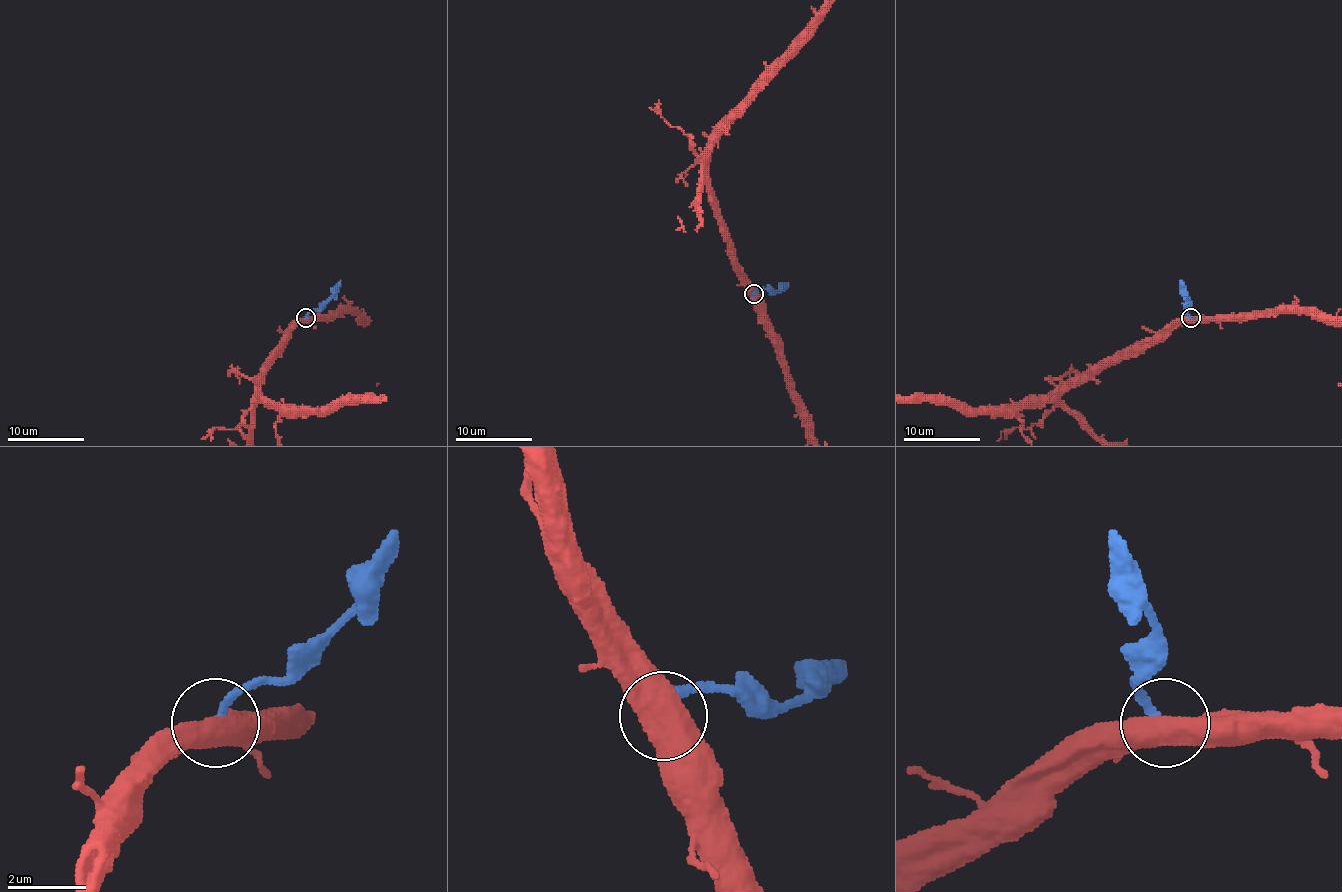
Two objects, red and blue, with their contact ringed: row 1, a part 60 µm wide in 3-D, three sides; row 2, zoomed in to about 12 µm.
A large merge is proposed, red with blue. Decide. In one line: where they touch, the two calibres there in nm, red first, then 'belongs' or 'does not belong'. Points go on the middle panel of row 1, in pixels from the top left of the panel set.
(753, 294) | 650/240 nm | does not belong

